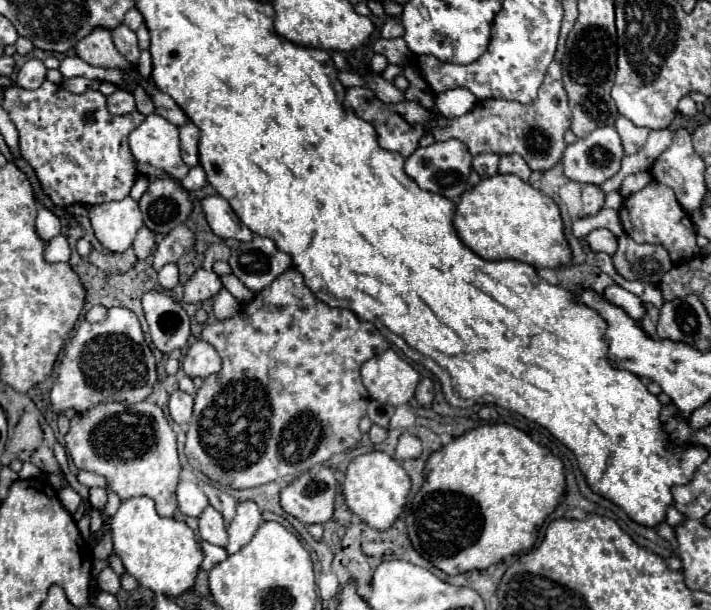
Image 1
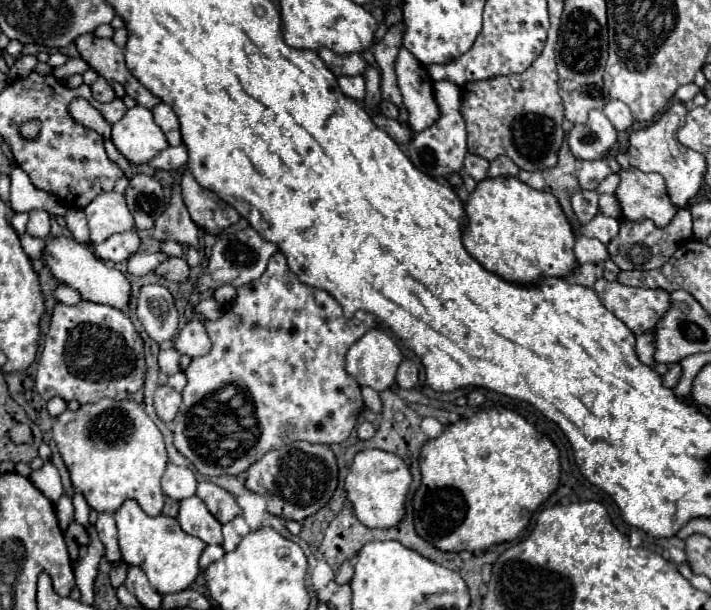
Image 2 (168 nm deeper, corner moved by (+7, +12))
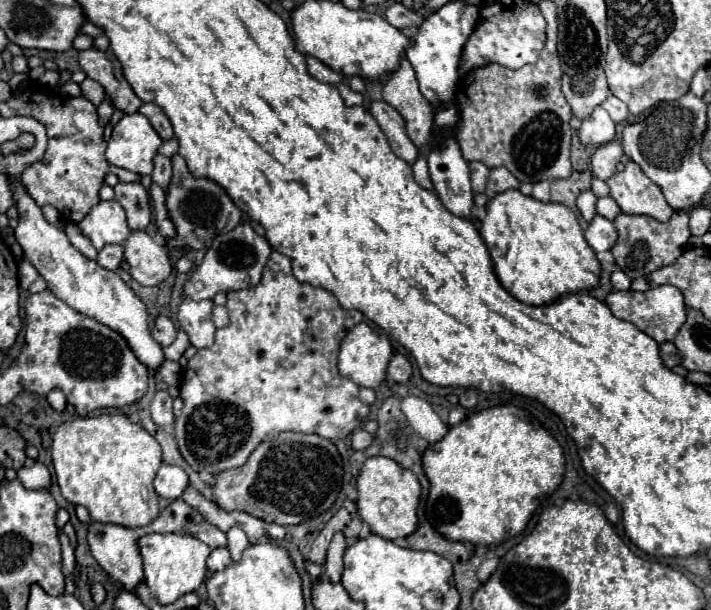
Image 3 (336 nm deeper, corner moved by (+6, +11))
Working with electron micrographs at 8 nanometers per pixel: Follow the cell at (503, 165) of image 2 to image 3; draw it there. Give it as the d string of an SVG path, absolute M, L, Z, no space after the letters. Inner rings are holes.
M496 167L496 169L490 169L486 195L492 199L496 193L502 193L506 189L518 189L518 185L520 181L506 167Z

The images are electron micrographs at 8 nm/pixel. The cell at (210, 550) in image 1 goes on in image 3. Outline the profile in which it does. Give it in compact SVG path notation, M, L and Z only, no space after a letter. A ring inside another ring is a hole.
M224 547L224 549L214 549L214 551L210 553L206 565L208 565L208 571L220 571L220 569L228 567L230 563L232 563L230 553L228 553L228 549Z

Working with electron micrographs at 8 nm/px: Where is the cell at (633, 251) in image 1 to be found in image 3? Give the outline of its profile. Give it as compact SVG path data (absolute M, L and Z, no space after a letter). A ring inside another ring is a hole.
M676 211L666 223L660 223L652 217L646 215L626 215L620 213L614 219L614 225L618 229L618 241L616 245L610 249L616 265L630 277L642 277L648 275L664 265L670 265L672 261L676 261L682 253L684 253L684 245L690 239L690 229L688 229L688 213L686 211Z

